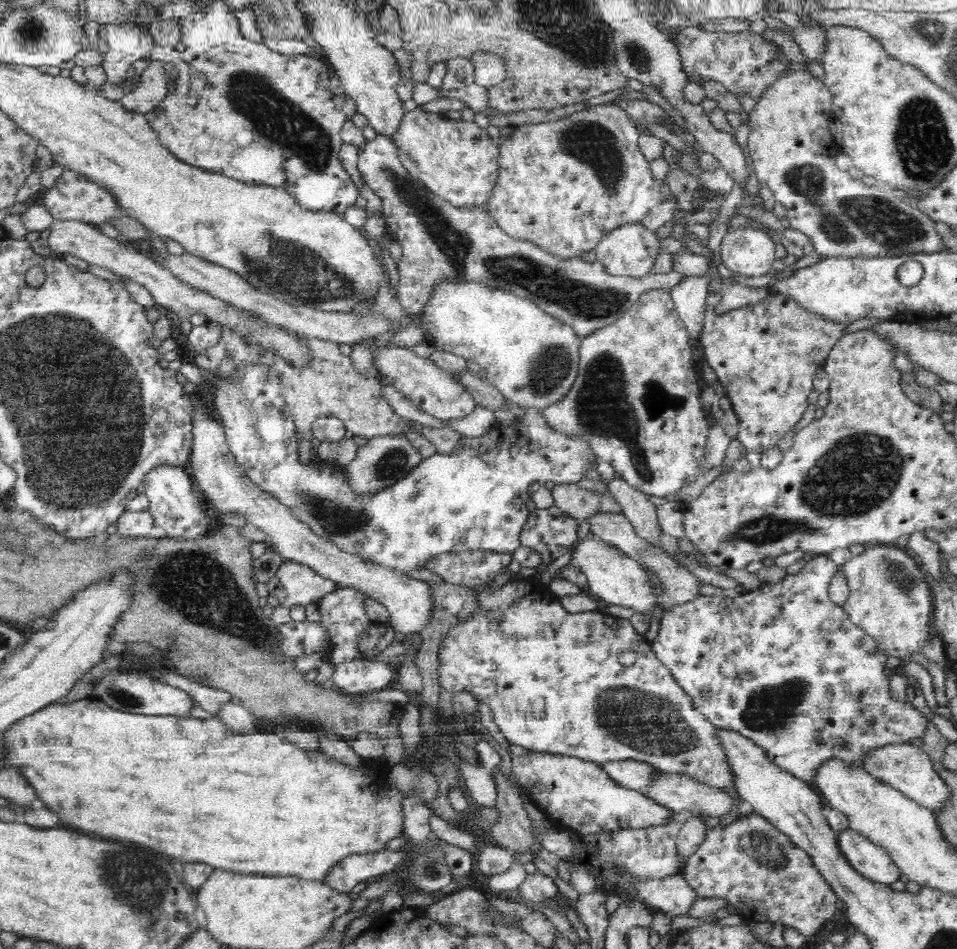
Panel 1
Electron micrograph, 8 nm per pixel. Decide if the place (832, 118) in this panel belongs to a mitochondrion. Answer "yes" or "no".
no

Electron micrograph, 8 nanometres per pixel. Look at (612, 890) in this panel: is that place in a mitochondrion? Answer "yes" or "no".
no

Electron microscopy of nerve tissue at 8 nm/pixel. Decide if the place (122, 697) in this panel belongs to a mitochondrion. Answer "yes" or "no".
yes

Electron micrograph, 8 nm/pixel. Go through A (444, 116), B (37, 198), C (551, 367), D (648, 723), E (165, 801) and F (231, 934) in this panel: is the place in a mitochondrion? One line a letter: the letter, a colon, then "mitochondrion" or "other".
A: other
B: other
C: mitochondrion
D: mitochondrion
E: other
F: other

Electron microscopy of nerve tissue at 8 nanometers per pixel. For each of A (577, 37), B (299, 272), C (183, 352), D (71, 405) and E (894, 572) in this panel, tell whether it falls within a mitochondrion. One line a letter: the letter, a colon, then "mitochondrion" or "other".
A: mitochondrion
B: mitochondrion
C: other
D: mitochondrion
E: mitochondrion

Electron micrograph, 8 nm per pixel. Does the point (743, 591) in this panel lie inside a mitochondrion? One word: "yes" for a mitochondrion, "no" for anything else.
no

